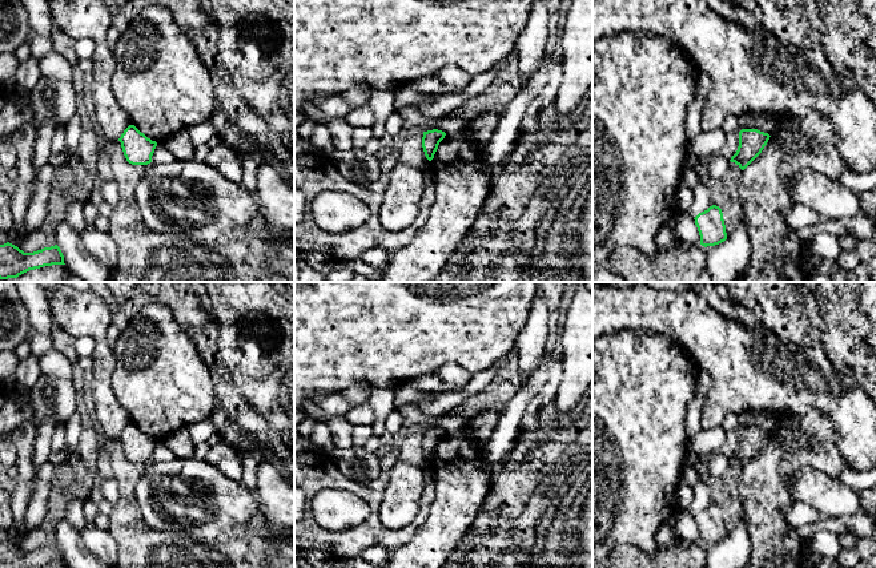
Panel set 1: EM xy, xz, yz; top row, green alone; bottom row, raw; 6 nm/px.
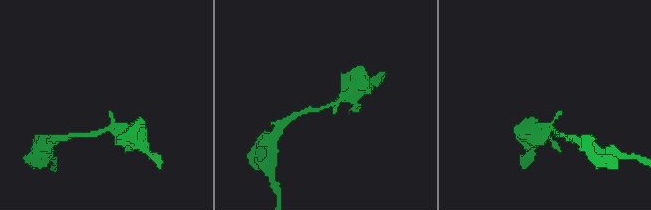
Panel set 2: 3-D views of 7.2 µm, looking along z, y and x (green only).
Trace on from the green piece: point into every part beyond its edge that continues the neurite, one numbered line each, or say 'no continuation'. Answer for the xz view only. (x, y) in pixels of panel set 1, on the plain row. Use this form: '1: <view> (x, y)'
no continuation

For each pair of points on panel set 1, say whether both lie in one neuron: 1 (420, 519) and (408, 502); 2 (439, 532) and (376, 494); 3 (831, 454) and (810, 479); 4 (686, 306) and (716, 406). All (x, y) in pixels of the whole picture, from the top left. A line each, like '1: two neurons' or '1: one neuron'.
1: two neurons
2: two neurons
3: two neurons
4: one neuron

